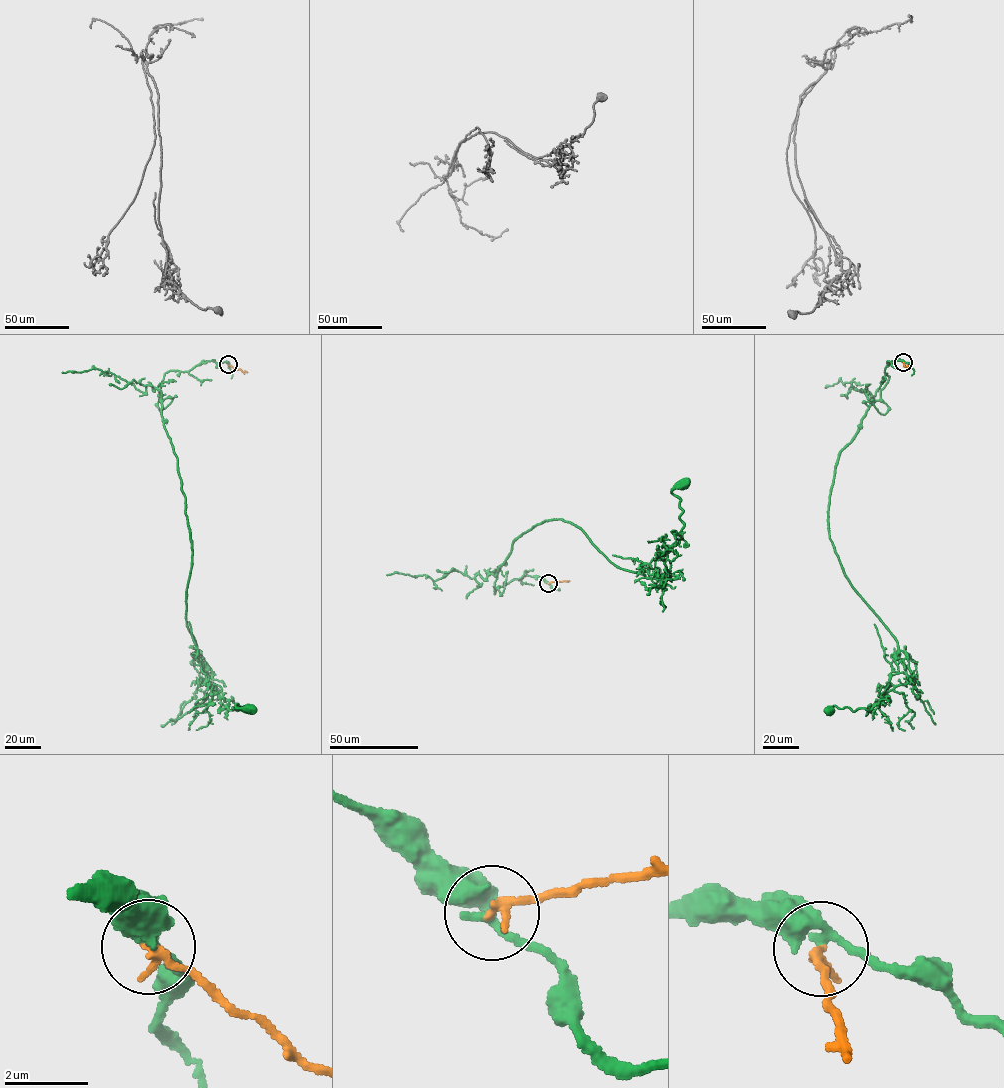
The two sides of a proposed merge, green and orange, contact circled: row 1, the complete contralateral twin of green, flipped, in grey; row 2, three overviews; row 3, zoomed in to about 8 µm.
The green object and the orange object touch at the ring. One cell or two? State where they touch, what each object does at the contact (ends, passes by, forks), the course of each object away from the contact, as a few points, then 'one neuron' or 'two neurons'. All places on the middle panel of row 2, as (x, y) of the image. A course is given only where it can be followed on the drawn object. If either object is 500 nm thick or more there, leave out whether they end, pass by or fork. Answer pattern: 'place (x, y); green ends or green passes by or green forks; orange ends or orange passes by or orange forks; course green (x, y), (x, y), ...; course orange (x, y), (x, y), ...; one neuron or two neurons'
place (548, 583); green passes by; orange ends; course green (547, 583), (523, 576), (495, 593), (522, 533), (561, 519), (640, 571), (681, 537), (671, 491), (683, 484); course orange (548, 583), (569, 581); two neurons

